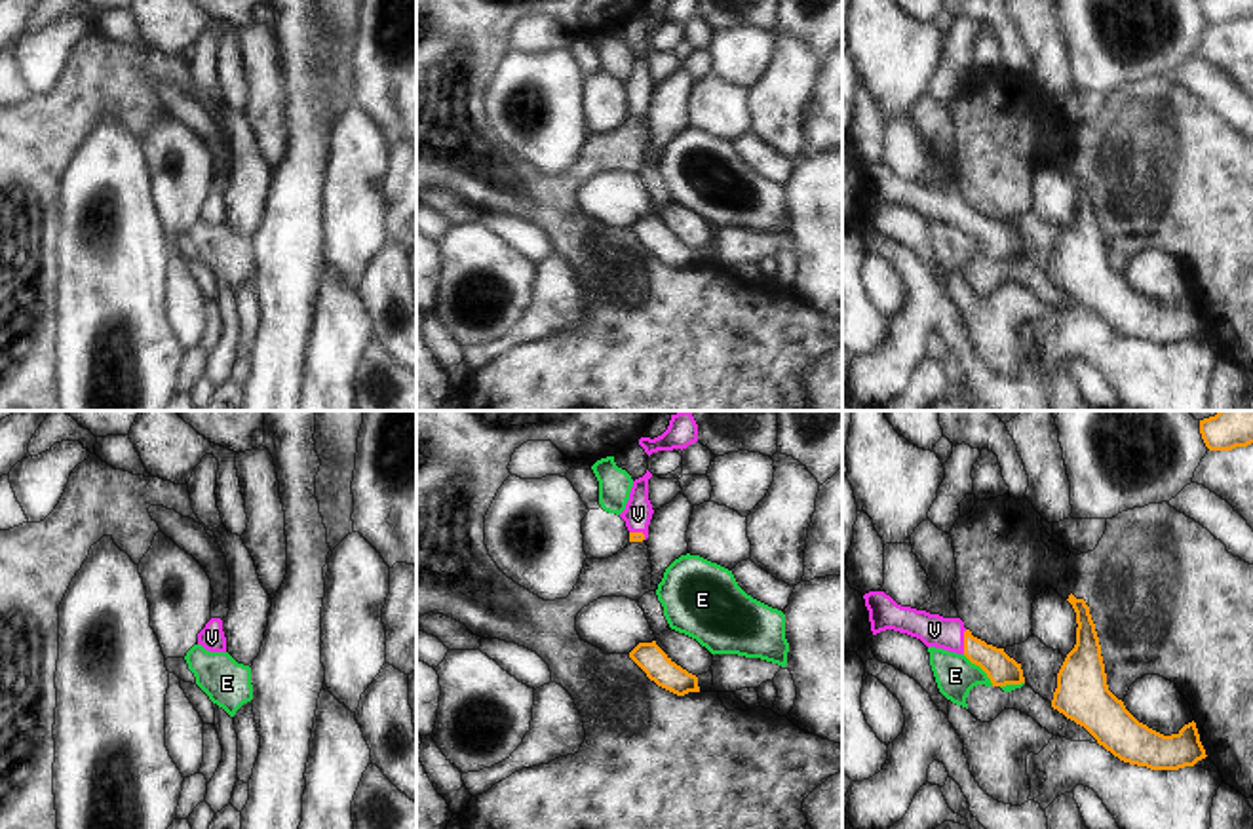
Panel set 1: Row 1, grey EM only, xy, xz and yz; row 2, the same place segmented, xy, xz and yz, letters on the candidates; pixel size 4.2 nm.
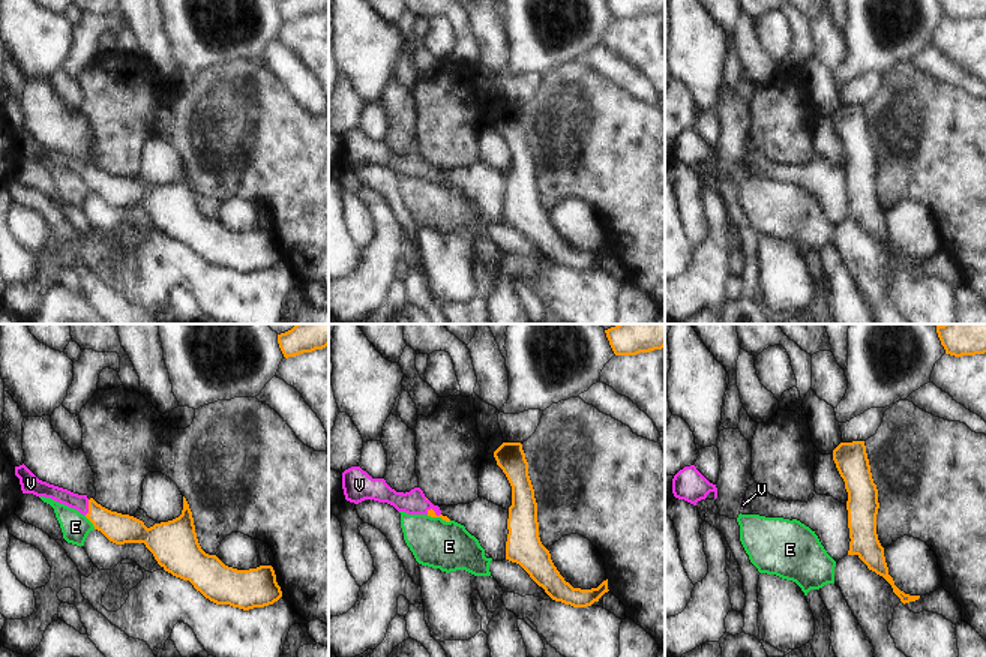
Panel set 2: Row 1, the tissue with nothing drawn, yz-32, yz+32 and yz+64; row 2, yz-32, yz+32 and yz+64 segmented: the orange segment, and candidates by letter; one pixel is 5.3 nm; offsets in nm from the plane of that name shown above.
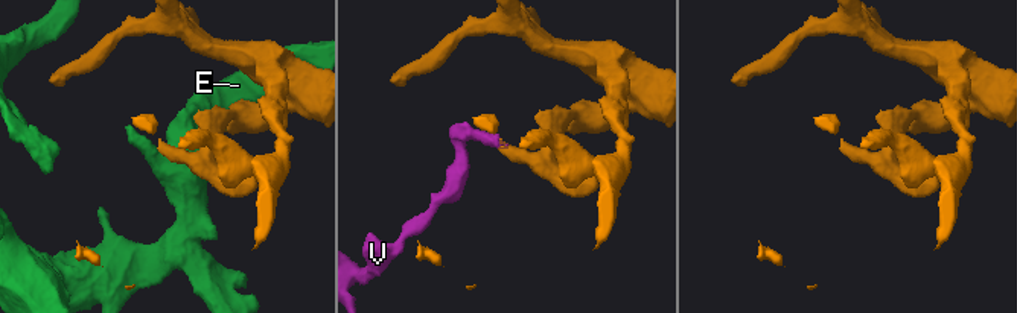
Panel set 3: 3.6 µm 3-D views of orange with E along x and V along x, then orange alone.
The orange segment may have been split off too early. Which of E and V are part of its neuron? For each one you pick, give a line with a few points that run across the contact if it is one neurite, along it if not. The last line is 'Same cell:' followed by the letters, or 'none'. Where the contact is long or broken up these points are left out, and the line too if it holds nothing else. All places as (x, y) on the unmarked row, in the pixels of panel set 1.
V: yz (1002, 244), (964, 215), (934, 204)
Same cell: V

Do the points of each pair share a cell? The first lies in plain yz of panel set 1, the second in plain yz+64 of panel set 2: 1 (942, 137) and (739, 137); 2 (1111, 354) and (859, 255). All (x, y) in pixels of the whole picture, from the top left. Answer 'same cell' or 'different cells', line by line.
1: same cell
2: different cells

